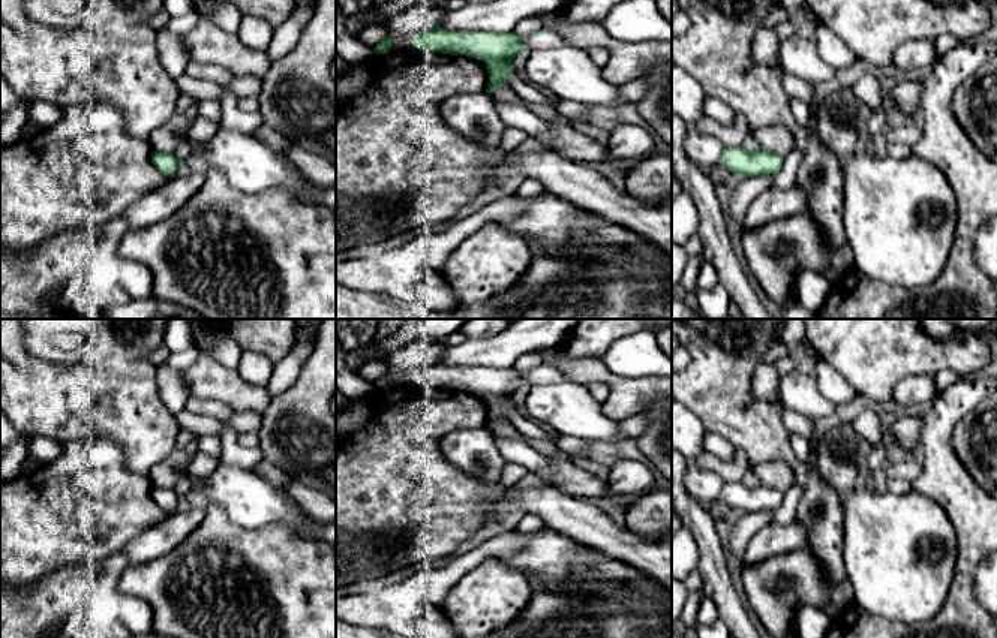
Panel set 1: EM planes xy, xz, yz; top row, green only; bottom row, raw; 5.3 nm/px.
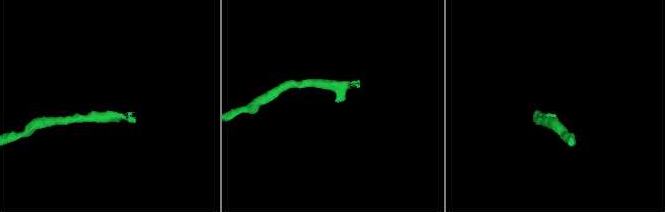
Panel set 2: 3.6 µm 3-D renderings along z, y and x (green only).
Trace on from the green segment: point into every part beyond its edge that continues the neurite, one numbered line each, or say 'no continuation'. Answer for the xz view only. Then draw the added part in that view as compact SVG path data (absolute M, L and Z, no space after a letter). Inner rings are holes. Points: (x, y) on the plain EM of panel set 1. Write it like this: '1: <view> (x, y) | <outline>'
1: xz (553, 373) | M546 364L546 368L547 368L546 371L540 371L540 373L535 373L534 370L528 371L523 380L529 386L535 383L552 383L552 382L570 380L568 376L559 367Z

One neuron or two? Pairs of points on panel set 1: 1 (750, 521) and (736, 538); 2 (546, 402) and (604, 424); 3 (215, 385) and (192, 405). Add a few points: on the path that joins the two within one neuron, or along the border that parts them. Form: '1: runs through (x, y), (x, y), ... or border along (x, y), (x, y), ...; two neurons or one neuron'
1: runs through (747, 526), (741, 533); one neuron
2: runs through (561, 406), (577, 414), (589, 424); one neuron
3: border along (191, 396), (221, 400), (233, 411); two neurons

